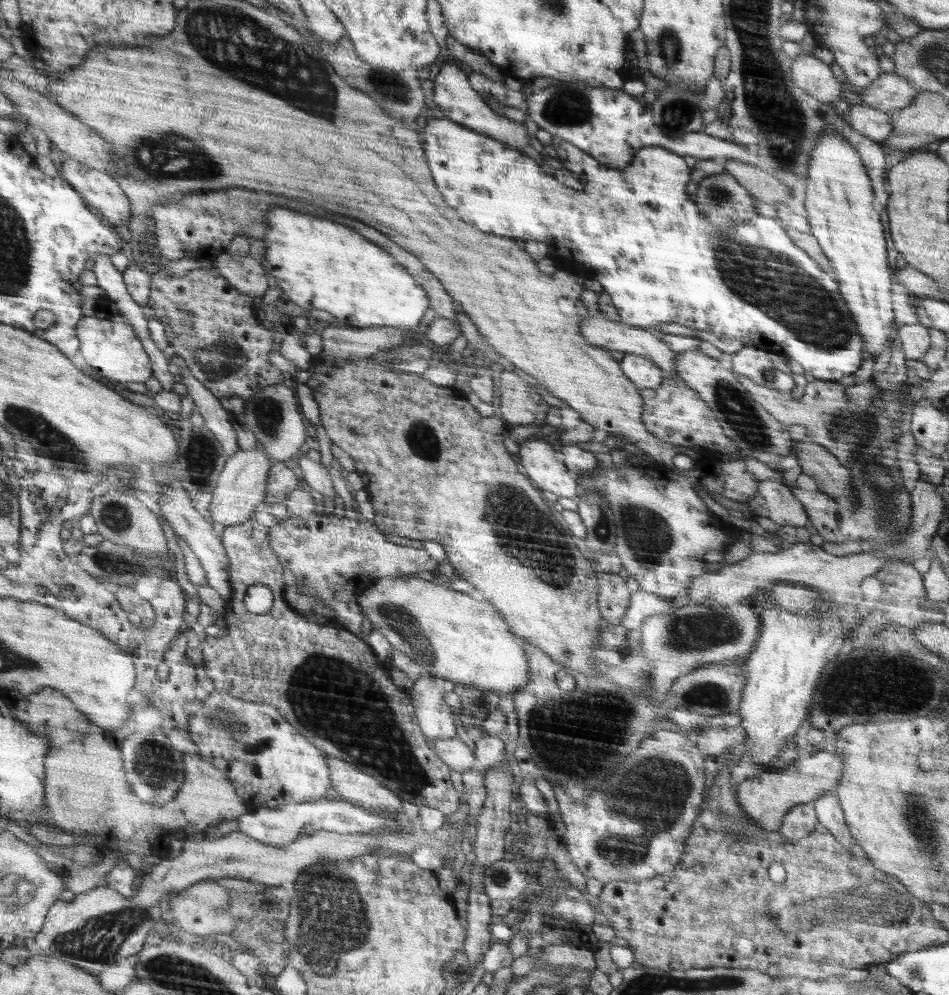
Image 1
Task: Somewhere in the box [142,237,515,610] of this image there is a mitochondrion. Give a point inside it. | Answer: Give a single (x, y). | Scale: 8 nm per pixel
(219, 357)

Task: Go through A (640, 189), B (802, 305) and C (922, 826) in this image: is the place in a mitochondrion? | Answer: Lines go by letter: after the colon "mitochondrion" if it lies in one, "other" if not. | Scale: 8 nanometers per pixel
A: other
B: mitochondrion
C: mitochondrion

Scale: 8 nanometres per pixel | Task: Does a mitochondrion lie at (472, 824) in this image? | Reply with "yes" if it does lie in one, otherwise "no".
no

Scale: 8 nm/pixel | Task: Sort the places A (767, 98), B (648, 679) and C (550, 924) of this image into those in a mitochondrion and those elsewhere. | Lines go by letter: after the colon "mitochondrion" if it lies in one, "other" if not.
A: mitochondrion
B: mitochondrion
C: other

